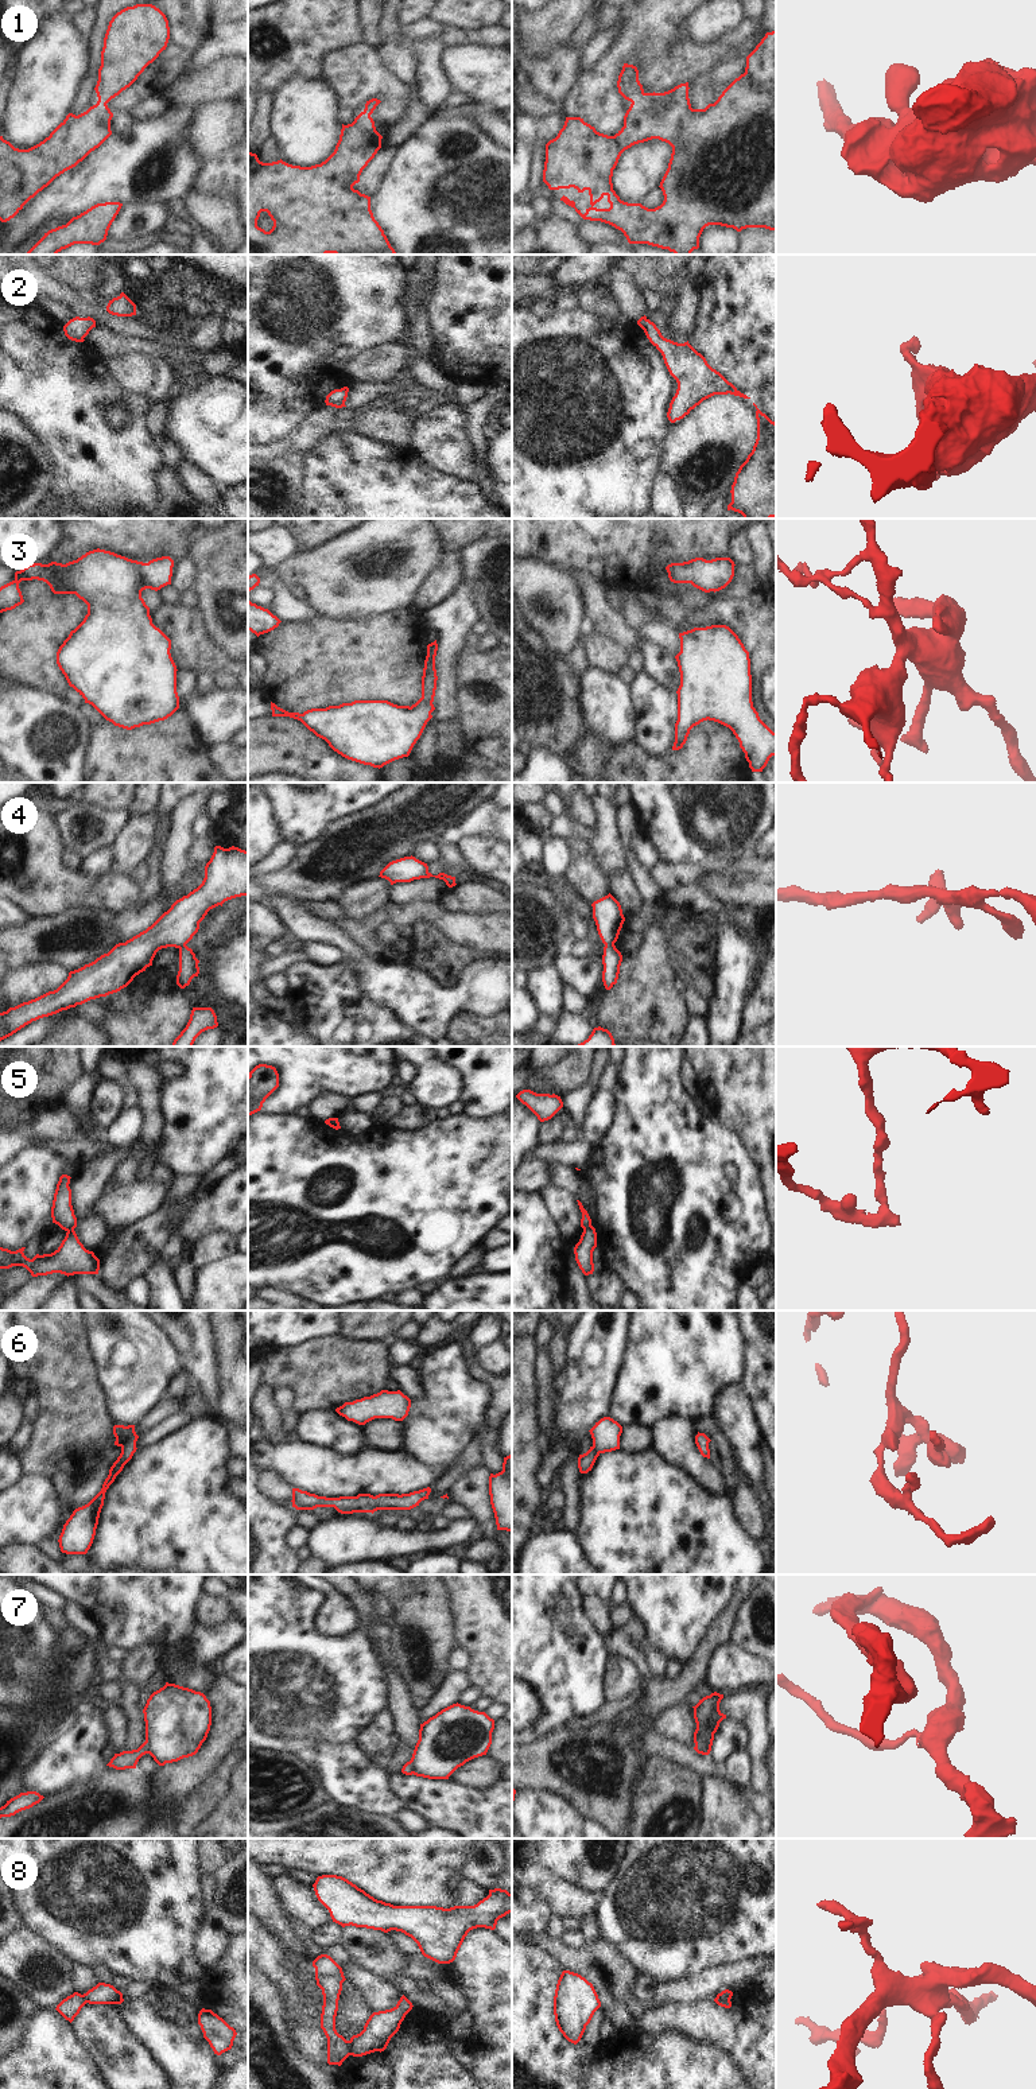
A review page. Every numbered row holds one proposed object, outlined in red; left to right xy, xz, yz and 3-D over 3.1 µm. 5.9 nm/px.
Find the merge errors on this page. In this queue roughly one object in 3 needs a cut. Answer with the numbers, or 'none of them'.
4, 5, 7, 8

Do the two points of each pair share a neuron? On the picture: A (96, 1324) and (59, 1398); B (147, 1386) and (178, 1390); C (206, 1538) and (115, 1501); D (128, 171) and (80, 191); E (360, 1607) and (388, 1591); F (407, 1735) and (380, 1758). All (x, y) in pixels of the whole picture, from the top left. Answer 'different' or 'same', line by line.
A: different
B: different
C: same
D: same
E: different
F: different

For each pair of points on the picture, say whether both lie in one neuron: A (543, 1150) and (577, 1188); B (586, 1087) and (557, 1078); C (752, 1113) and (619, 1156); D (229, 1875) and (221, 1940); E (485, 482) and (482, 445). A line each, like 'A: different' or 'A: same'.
A: different
B: different
C: different
D: same
E: different

